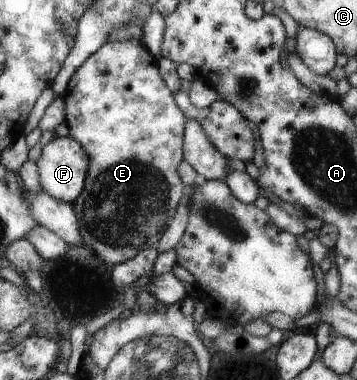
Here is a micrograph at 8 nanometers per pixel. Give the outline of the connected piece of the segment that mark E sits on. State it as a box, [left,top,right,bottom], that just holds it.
[64,39,184,266]

